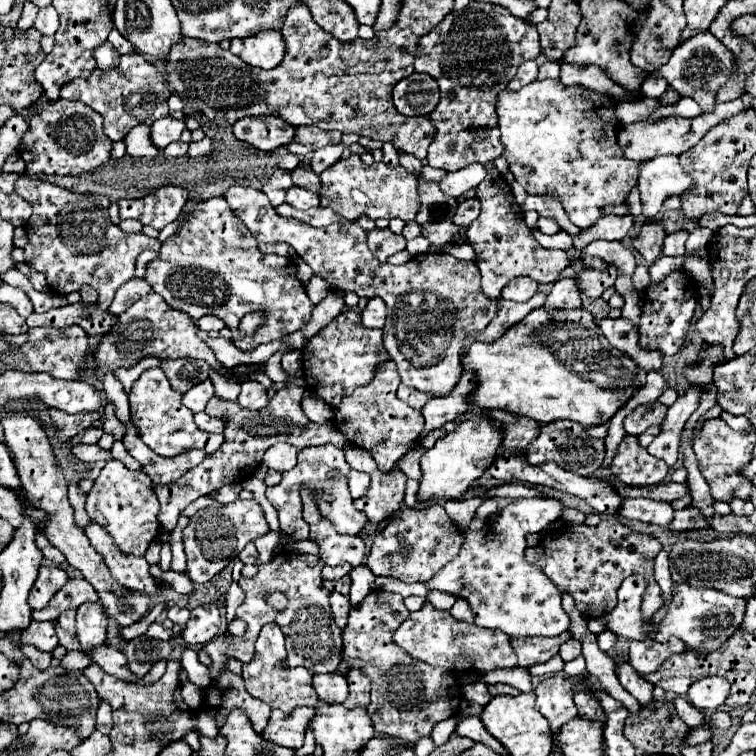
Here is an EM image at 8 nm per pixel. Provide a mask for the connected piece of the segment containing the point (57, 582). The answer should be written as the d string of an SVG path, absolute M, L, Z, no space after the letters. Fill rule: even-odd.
M43 564L39 568L39 576L29 592L29 606L39 610L43 606L47 606L47 602L53 598L53 594L67 582L67 574L65 570L61 570L59 566L49 566L49 564Z

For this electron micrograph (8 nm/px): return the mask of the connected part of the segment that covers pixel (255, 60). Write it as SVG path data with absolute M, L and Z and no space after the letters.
M265 30L249 38L231 40L229 48L235 56L239 56L249 66L257 66L263 70L271 70L281 64L285 56L285 40L281 32Z

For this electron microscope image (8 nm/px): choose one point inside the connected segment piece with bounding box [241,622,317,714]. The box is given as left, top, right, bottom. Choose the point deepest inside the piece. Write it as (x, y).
(265, 678)

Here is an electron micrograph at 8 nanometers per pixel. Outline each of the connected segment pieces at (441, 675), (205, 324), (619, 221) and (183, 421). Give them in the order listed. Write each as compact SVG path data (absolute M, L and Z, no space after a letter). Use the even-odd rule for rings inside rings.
M383 590L371 592L359 608L351 608L349 624L343 630L343 660L349 664L349 668L359 668L371 678L373 690L367 712L375 724L375 730L405 744L415 744L419 738L429 736L437 722L457 716L461 704L461 686L451 672L429 664L419 664L401 648L391 644L393 632L407 616L409 610L399 594L389 594ZM403 672L409 672L409 678L395 678L403 676Z
M205 316L205 318L201 318L197 324L199 324L199 328L205 330L205 332L209 332L209 330L217 330L217 332L219 332L219 330L223 328L223 322L221 322L219 318L215 318L215 316Z
M603 216L595 228L581 230L579 236L573 238L575 248L583 250L591 240L595 238L605 238L605 240L623 240L633 226L633 216Z
M161 368L145 370L129 392L131 420L141 440L161 456L179 456L193 448L205 448L209 434L199 432L193 422L193 412L181 404L181 394L169 386L169 380Z

